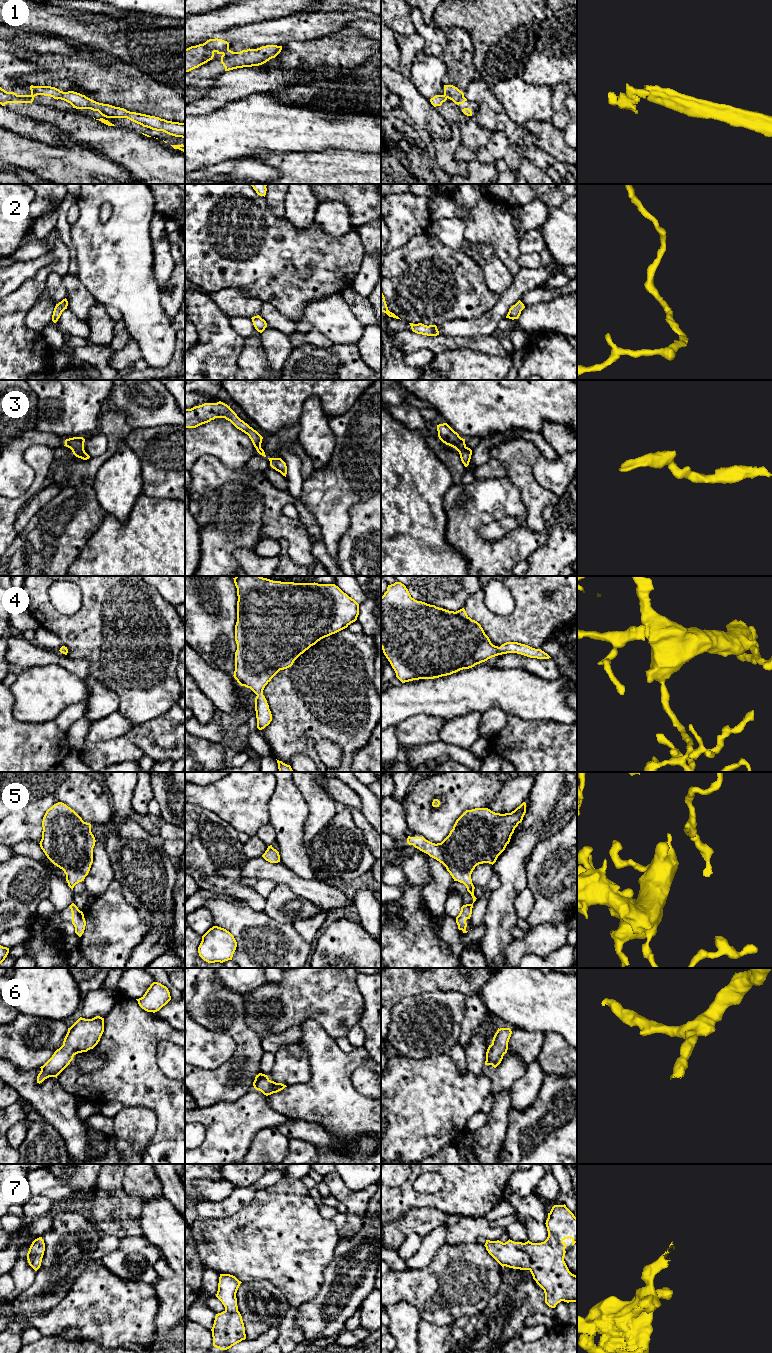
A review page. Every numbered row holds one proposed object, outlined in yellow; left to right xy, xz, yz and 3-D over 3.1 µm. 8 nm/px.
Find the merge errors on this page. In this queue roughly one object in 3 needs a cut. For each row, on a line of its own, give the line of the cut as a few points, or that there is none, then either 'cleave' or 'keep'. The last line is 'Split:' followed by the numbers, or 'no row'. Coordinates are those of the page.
1: cut in xz along (229, 50), (223, 54); cleave
2: no cut; keep
3: no cut; keep
4: no cut; keep
5: no cut; keep
6: no cut; keep
7: no cut; keep
Split: 1

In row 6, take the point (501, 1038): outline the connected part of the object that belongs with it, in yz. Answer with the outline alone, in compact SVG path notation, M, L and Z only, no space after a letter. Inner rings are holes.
M498 1028L492 1044L487 1049L485 1065L492 1065L496 1068L501 1063L503 1056L507 1053L511 1034L510 1028Z

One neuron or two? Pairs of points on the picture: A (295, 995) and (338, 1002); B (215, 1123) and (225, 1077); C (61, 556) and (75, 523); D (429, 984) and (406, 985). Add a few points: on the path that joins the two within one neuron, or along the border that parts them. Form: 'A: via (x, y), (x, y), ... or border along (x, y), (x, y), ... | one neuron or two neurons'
A: via (306, 995), (327, 995) | one neuron
B: border along (243, 1095), (233, 1101), (219, 1101), (198, 1108) | two neurons
C: via (61, 548), (61, 538), (67, 531) | one neuron
D: via (423, 984), (412, 984) | one neuron

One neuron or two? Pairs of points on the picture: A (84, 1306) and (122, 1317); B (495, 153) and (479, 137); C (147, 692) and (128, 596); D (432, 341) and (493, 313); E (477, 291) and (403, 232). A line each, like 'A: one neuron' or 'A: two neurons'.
A: one neuron
B: two neurons
C: one neuron
D: two neurons
E: two neurons

